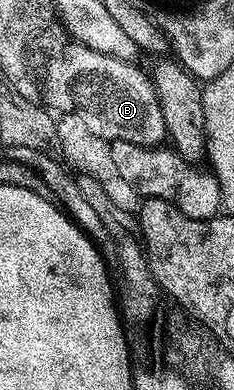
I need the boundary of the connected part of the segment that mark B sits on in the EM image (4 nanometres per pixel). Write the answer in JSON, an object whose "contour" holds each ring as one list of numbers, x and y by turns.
{"contour":[[76,45,73,48,65,59,53,65,48,77,47,100,55,110,63,113,71,108,82,117,90,132,111,142,128,141,144,147,163,144,166,132,162,109,149,76,145,72,143,75,135,62,110,57,89,47]]}

